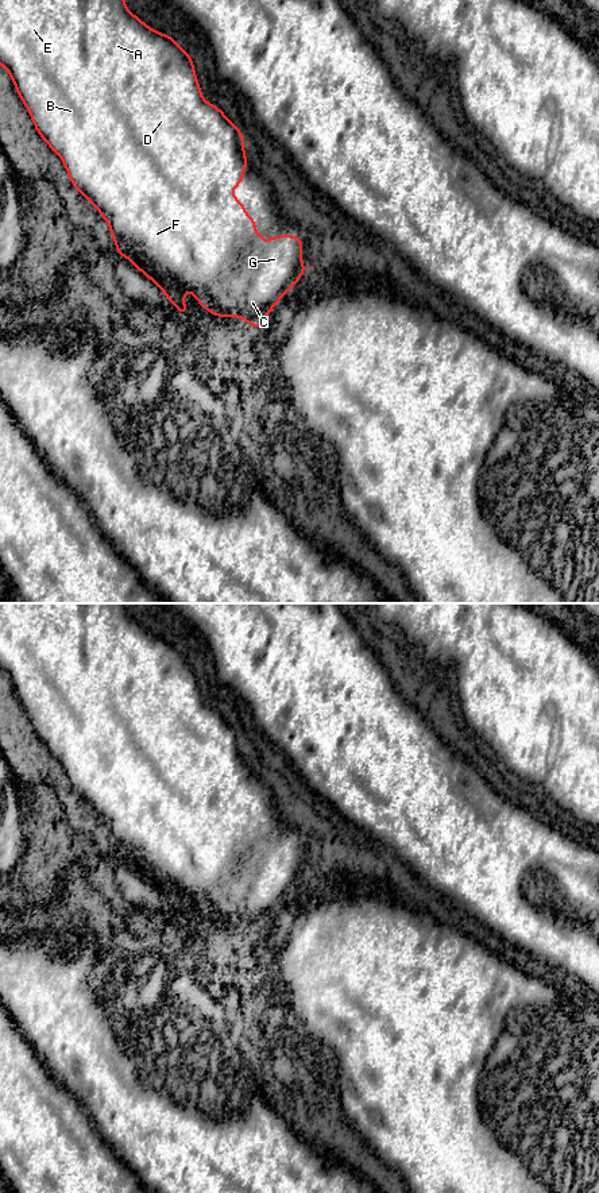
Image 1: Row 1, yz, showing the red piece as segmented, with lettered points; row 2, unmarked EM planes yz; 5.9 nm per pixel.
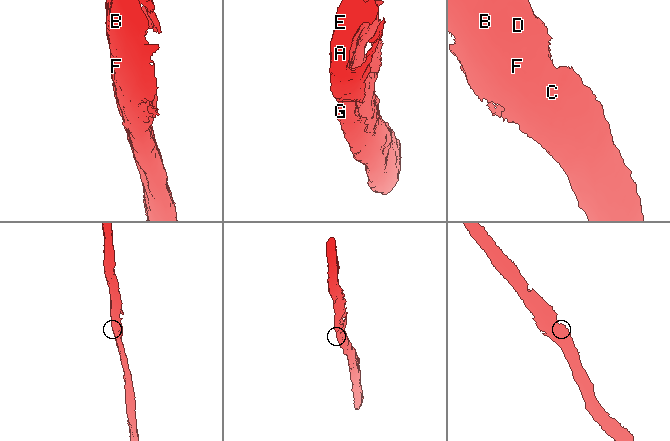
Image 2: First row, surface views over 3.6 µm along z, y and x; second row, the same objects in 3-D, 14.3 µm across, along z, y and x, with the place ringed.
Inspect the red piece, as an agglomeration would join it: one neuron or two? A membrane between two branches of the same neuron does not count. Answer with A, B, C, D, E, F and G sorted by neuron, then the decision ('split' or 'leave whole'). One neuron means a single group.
groups A B C D E F G; leave whole

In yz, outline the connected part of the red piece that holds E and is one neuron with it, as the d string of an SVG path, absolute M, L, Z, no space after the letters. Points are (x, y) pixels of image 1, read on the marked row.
M0 0L0 65L9 73L18 96L26 105L38 135L61 158L72 186L78 189L108 223L115 240L115 252L131 260L166 296L166 300L183 316L189 313L185 293L194 294L196 301L216 317L240 317L258 331L282 297L297 285L302 273L302 238L273 235L266 242L255 227L255 219L246 212L232 189L244 181L244 167L250 163L244 154L243 132L224 112L202 97L193 57L182 49L175 38L158 32L132 13L124 0Z

